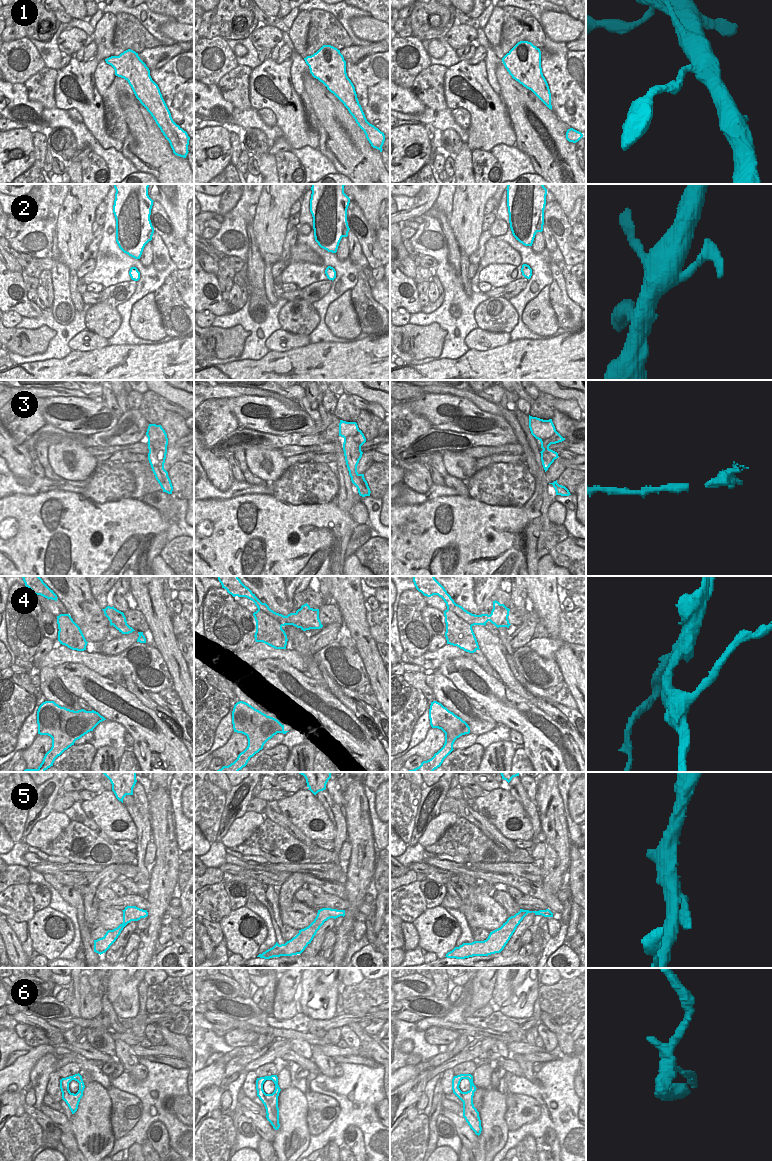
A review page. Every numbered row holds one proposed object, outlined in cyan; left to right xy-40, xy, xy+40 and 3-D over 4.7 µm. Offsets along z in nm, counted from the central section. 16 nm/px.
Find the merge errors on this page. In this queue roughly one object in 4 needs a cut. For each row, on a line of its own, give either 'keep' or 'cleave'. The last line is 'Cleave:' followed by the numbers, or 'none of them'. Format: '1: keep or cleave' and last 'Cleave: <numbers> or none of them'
1: keep
2: keep
3: cleave
4: cleave
5: keep
6: keep
Cleave: 3, 4

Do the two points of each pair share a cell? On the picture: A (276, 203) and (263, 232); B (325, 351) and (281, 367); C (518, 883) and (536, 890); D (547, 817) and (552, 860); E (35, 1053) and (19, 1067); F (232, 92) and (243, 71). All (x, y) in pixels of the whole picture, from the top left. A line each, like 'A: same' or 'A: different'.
A: same
B: same
C: same
D: same
E: same
F: same

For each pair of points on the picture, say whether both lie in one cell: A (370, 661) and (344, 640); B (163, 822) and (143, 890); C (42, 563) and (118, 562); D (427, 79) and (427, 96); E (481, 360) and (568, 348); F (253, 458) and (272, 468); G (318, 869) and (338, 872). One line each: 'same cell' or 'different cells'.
A: different cells
B: different cells
C: same cell
D: same cell
E: same cell
F: same cell
G: same cell

